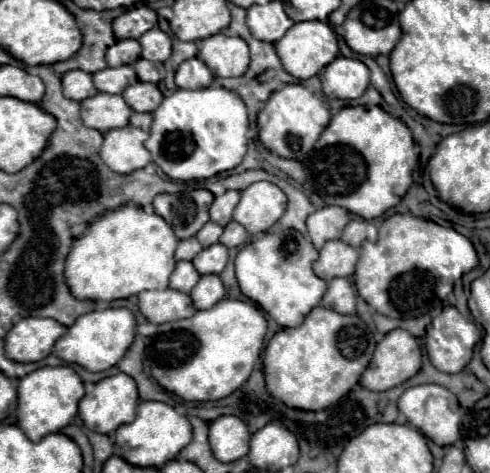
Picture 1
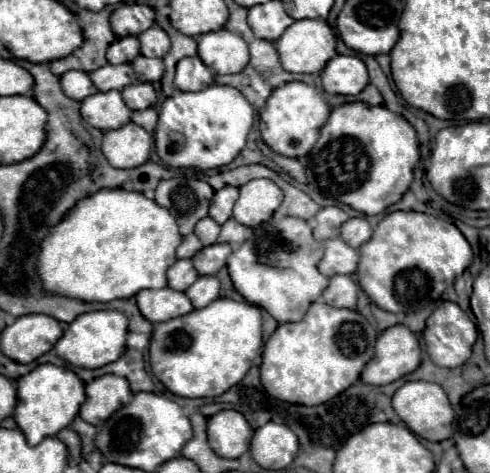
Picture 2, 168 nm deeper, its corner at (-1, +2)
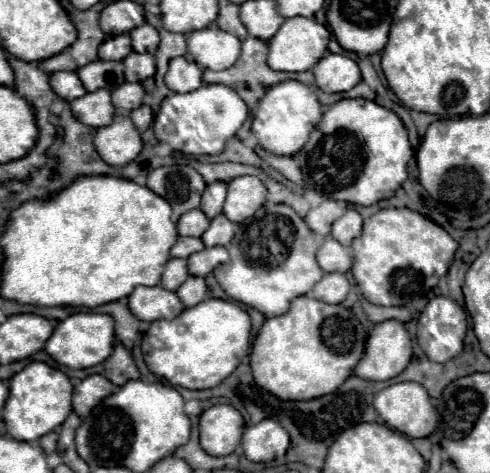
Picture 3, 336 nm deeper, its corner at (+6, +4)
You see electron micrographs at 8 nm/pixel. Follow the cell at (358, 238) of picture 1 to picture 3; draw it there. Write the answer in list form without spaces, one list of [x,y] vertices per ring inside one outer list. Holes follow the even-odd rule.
[[[348,210],[342,218],[338,218],[332,224],[332,238],[336,238],[340,244],[350,246],[354,238],[362,234],[362,216],[356,210]]]

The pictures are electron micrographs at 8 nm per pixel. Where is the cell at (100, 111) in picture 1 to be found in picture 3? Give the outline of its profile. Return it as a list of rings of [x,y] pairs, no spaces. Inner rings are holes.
[[[88,92],[76,100],[70,102],[72,104],[72,114],[86,126],[92,128],[102,128],[112,124],[112,118],[116,114],[116,108],[112,104],[110,92]]]

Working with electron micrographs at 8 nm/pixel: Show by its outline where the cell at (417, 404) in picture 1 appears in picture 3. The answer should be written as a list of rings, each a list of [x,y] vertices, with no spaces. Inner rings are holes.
[[[400,382],[384,388],[374,396],[374,408],[382,416],[382,420],[390,426],[396,428],[398,432],[404,432],[408,438],[428,438],[438,422],[438,414],[430,402],[428,390],[418,384],[418,382]]]

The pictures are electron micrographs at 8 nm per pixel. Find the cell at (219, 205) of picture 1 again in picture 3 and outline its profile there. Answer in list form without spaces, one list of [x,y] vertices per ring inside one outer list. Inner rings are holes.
[[[214,182],[214,184],[208,184],[208,186],[206,186],[200,208],[202,208],[202,212],[212,220],[212,218],[216,218],[218,214],[222,214],[224,200],[226,200],[226,184]]]

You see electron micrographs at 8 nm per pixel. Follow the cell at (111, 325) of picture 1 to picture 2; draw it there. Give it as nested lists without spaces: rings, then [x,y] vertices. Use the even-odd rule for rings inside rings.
[[[99,310],[99,312],[87,312],[75,318],[75,322],[69,324],[69,328],[63,332],[59,342],[55,344],[55,352],[59,358],[69,362],[71,366],[79,368],[101,368],[109,362],[115,362],[121,352],[125,350],[125,340],[127,340],[127,318],[125,314],[117,310]]]

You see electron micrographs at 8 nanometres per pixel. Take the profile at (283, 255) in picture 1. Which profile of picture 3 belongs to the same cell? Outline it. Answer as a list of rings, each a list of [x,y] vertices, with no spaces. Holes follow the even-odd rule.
[[[264,204],[252,218],[244,220],[234,236],[234,242],[228,246],[230,262],[220,264],[214,270],[214,276],[218,284],[224,288],[224,292],[230,298],[236,298],[238,302],[256,308],[266,318],[282,316],[288,312],[290,302],[306,292],[312,290],[312,286],[322,278],[322,270],[316,262],[316,250],[318,250],[318,238],[316,234],[306,226],[306,222],[284,204]]]

